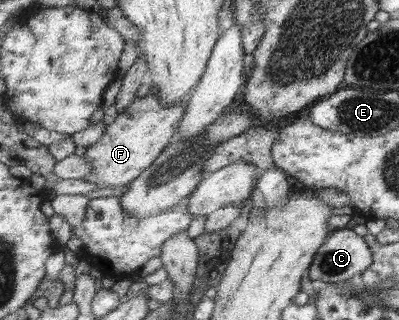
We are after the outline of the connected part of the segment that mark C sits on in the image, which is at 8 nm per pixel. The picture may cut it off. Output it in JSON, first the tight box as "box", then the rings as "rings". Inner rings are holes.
{"box":[309,228,374,284],"rings":[[[340,228],[327,240],[310,268],[309,279],[319,284],[350,281],[363,274],[374,262],[372,249],[362,235]]]}

